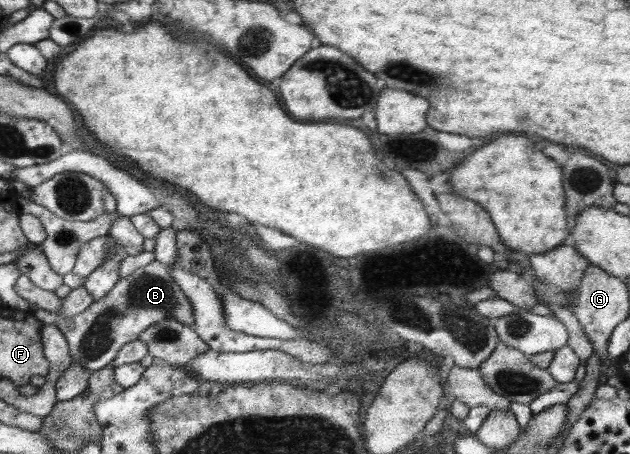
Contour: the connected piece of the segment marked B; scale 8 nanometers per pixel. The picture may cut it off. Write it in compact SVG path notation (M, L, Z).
M157 259L136 268L128 277L119 279L117 284L103 298L93 301L83 312L63 319L47 310L34 310L35 318L43 325L57 325L64 333L73 361L79 361L89 371L101 370L108 366L121 345L133 342L147 327L167 318L175 318L193 328L193 306L171 278L169 267Z

